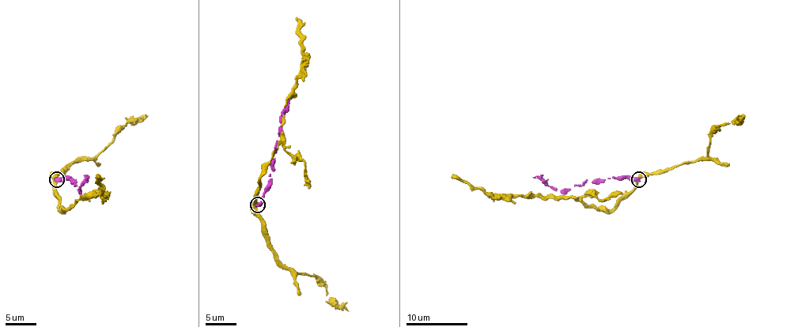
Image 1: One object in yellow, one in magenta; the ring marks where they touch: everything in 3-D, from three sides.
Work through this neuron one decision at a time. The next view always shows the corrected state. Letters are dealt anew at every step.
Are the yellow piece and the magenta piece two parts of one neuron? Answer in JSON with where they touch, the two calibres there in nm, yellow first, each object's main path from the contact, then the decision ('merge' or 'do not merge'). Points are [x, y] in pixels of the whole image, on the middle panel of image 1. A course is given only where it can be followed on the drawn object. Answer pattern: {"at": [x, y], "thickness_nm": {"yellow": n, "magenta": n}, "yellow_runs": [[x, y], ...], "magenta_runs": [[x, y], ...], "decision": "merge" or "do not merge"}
{"at": [257, 204], "thickness_nm": {"yellow": 460, "magenta": 500}, "yellow_runs": [[258, 204], [262, 167], [281, 138], [285, 99], [300, 71], [300, 62], [304, 58], [300, 25], [296, 17]], "magenta_runs": [[258, 204], [270, 178], [281, 118], [288, 99]], "decision": "do not merge"}

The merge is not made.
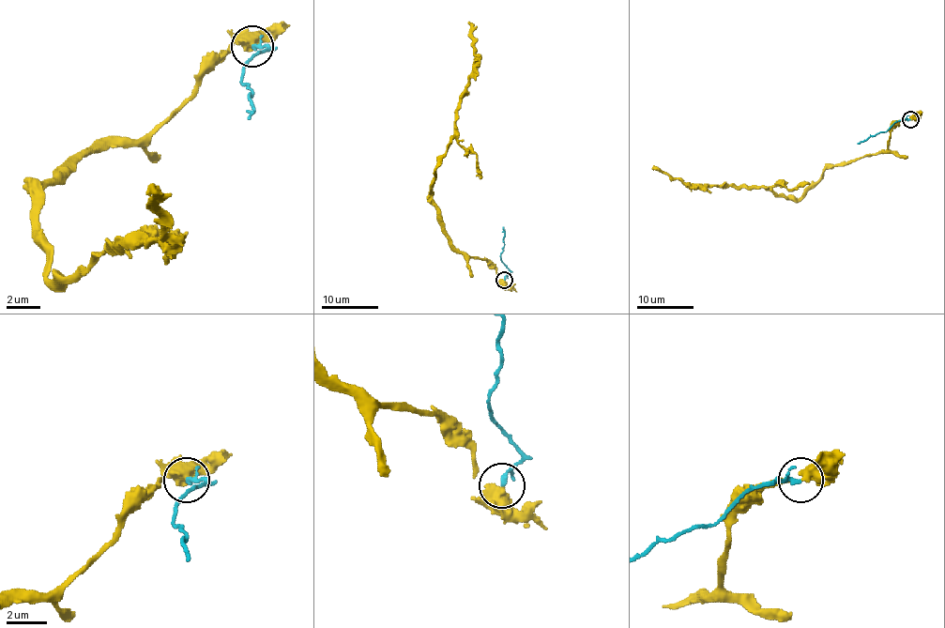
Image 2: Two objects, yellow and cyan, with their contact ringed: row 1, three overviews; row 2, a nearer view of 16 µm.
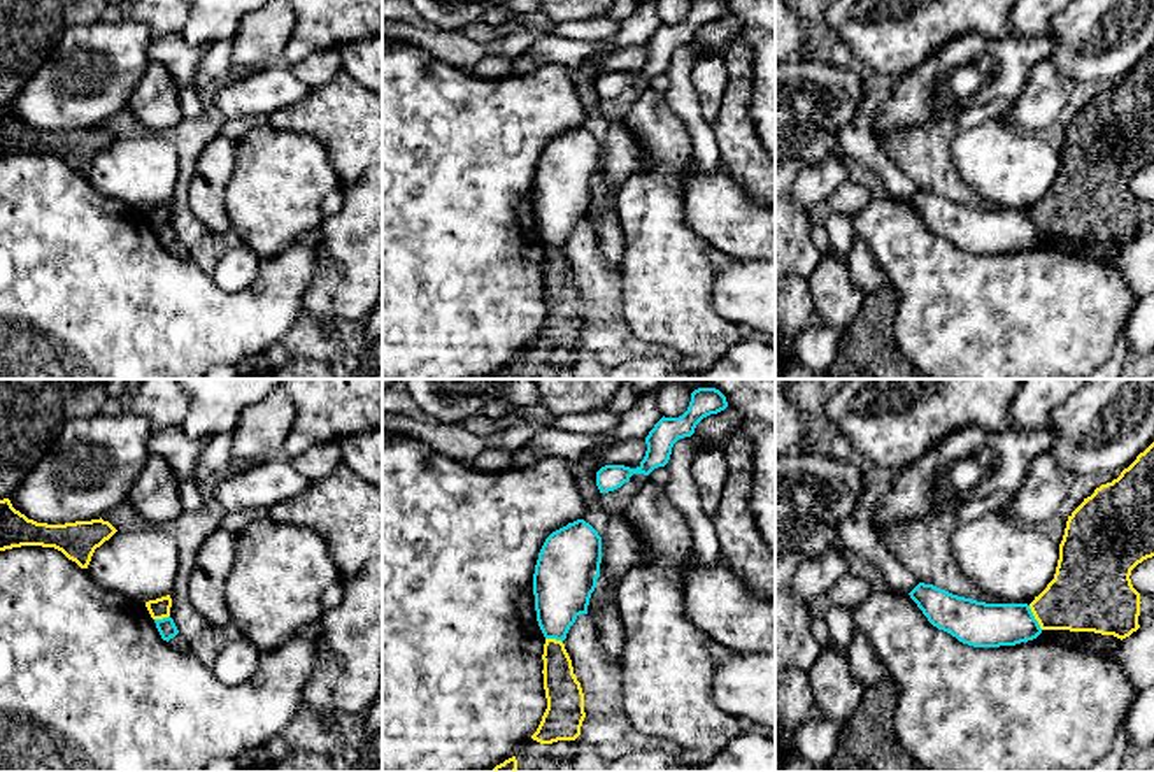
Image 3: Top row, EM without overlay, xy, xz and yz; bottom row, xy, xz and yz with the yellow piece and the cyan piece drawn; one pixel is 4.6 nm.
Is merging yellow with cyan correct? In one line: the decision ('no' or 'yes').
no

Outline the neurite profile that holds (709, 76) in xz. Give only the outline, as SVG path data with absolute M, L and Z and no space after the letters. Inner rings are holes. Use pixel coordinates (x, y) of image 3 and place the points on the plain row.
M723 54L698 60L691 70L691 82L696 89L702 111L712 125L717 118L717 107L728 84L728 68Z

